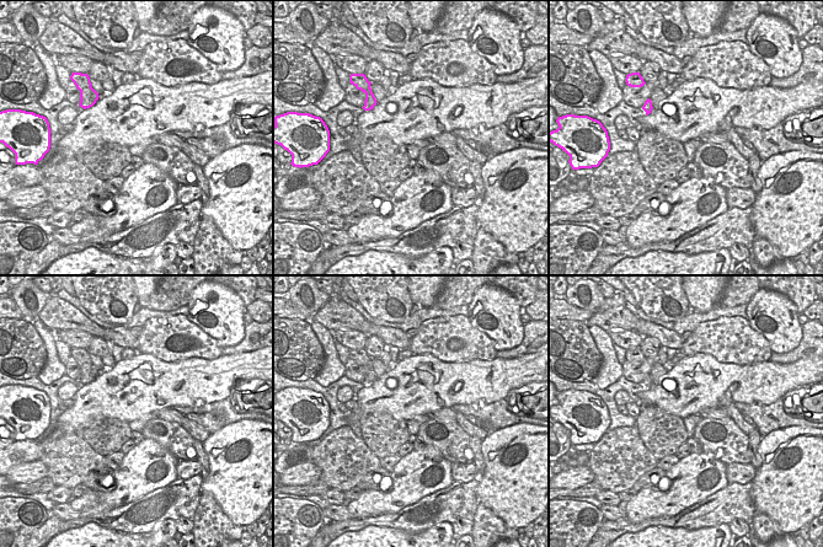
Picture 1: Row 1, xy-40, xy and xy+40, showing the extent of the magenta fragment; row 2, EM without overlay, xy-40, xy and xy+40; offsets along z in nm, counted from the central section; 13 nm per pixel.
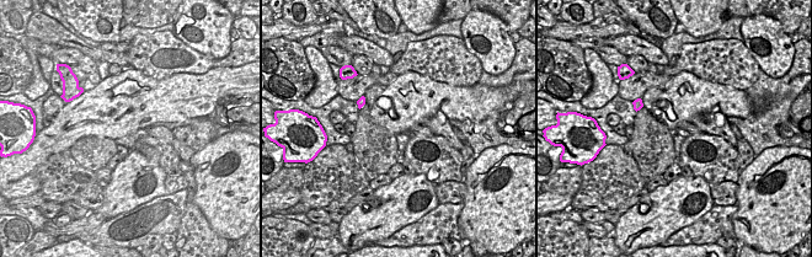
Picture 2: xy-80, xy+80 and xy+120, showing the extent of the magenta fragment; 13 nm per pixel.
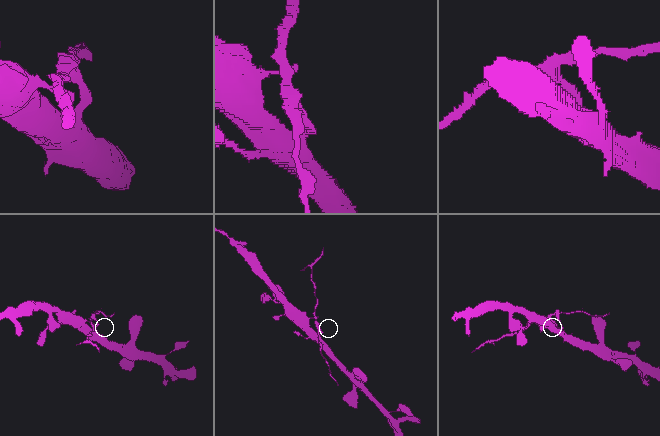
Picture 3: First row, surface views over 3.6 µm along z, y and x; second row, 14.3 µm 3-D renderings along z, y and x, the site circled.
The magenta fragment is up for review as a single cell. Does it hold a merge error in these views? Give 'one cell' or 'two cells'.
two cells

